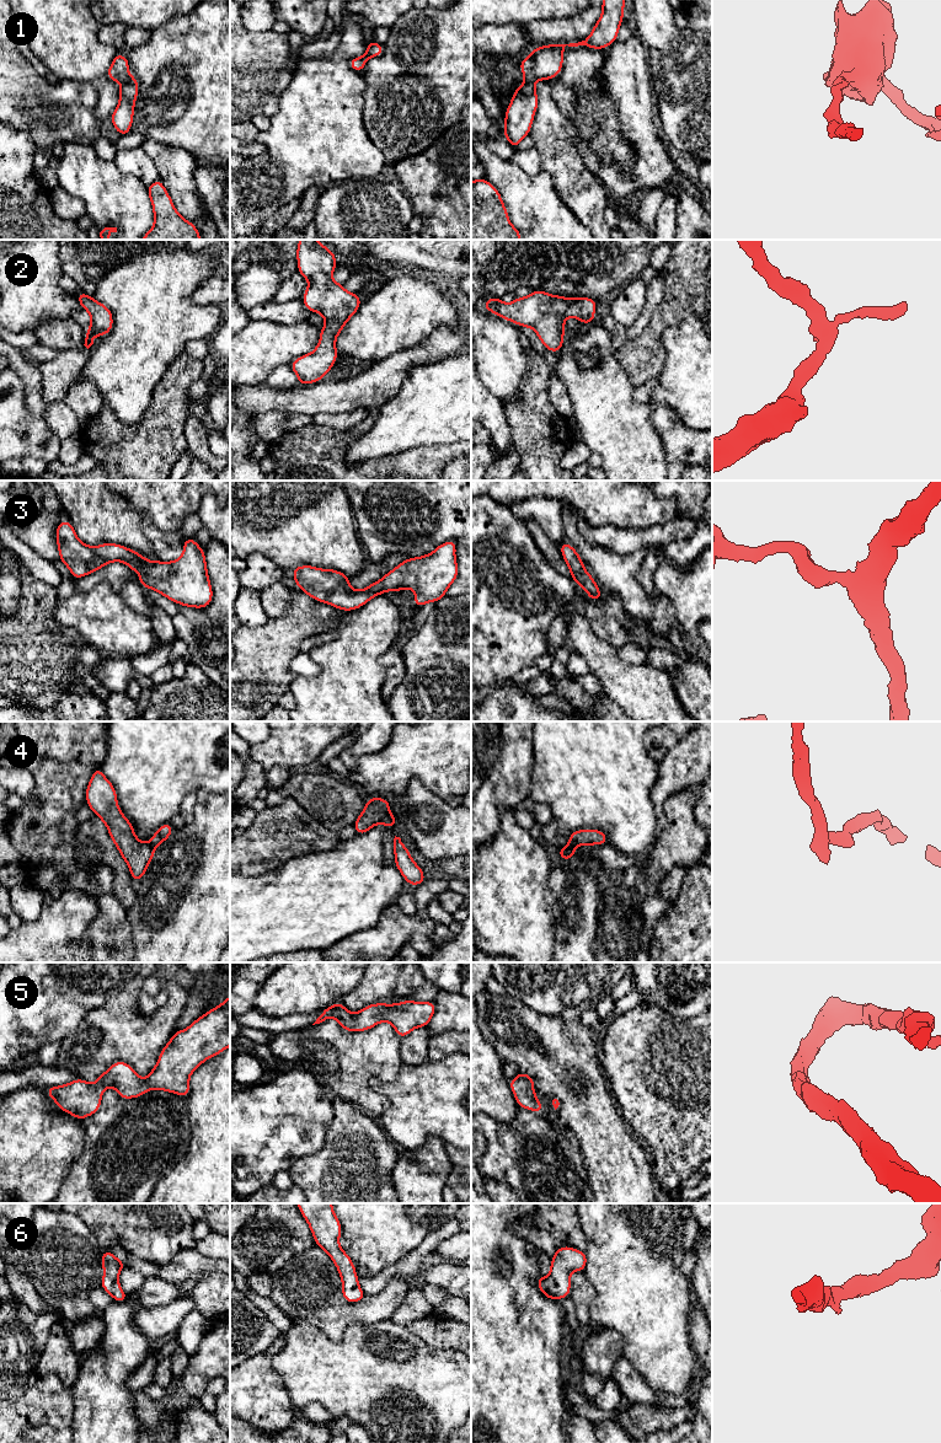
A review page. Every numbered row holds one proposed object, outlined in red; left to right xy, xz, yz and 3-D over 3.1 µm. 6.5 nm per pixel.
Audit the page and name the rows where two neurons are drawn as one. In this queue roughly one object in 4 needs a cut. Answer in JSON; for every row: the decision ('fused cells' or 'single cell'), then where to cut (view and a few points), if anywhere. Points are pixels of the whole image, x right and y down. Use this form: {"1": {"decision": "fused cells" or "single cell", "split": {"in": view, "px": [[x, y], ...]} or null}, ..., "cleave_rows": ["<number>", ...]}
{"1": {"decision": "single cell", "split": null}, "2": {"decision": "single cell", "split": null}, "3": {"decision": "single cell", "split": null}, "4": {"decision": "fused cells", "split": {"in": "yz", "px": [[568, 845], [573, 847]]}}, "5": {"decision": "single cell", "split": null}, "6": {"decision": "single cell", "split": null}, "cleave_rows": ["4"]}

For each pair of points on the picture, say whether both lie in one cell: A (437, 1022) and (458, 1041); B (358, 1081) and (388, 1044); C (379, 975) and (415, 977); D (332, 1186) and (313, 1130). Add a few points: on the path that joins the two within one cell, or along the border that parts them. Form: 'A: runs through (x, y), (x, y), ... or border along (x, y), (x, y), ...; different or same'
A: border along (458, 1031), (443, 1031), (431, 1036); different
B: runs through (359, 1072), (379, 1052); same
C: runs through (388, 975), (406, 976); same
D: border along (330, 1122), (324, 1144), (316, 1152), (293, 1163); different

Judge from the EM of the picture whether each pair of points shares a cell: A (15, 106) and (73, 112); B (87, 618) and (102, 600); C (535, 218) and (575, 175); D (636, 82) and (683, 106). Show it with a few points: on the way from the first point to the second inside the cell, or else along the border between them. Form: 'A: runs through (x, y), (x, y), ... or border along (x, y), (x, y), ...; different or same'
A: runs through (30, 106), (47, 112), (58, 112); same
B: runs through (92, 613), (101, 605); same
C: border along (541, 170), (550, 175), (556, 194), (576, 215); different
D: border along (647, 62), (655, 101); different

